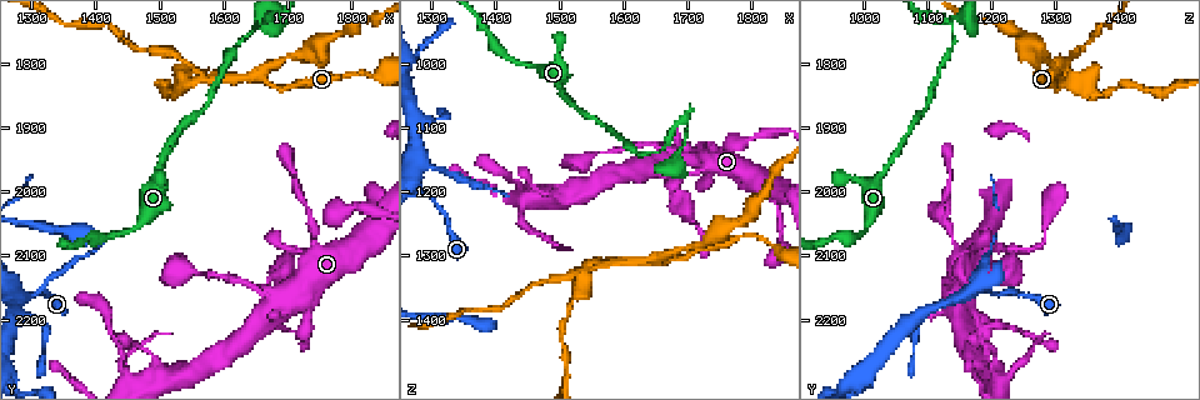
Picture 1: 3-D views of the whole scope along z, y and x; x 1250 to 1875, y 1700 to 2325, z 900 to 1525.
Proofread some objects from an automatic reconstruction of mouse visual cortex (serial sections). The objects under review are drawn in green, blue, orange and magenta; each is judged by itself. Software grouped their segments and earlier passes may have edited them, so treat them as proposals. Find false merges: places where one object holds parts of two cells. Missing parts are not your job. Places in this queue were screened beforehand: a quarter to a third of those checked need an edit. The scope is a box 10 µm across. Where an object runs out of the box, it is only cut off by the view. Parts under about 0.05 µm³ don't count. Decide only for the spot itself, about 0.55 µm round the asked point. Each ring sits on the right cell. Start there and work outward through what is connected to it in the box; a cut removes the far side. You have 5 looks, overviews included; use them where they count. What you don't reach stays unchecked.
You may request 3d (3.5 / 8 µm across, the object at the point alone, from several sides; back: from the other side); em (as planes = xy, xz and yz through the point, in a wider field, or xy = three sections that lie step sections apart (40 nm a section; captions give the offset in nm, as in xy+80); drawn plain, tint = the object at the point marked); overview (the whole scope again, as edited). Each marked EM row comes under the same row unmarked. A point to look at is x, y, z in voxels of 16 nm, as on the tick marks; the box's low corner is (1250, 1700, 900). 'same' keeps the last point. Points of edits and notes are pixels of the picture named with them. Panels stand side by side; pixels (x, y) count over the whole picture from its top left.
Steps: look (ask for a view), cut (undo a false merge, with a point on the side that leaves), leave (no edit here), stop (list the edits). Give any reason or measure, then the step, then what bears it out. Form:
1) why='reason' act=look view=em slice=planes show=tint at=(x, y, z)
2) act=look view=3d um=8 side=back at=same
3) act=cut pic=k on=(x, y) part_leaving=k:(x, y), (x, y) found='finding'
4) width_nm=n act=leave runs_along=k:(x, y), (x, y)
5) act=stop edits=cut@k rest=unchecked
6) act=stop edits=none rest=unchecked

why='sudden change in width' act=look view=3d um=3.5 side=back at=(1650, 1745, 1140)

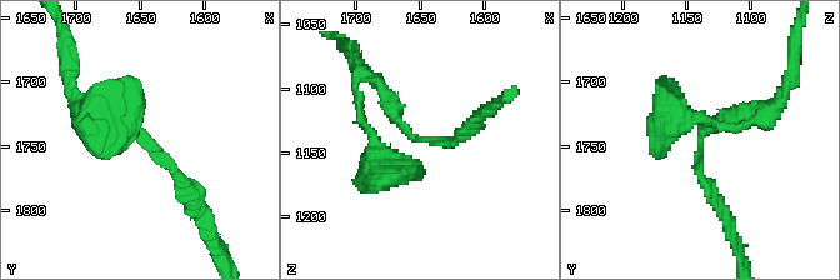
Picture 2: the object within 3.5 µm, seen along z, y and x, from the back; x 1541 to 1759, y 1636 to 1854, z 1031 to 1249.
arm_widths_nm=200,200 why='now the EM' act=look view=em slice=xy step=3 show=tint at=(1652, 1746, 1140)

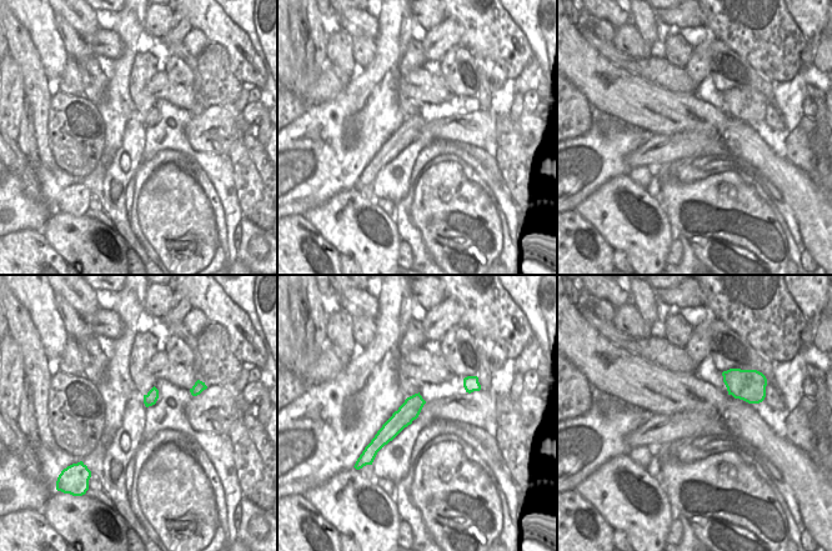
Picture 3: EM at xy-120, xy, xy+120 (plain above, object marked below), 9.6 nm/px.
act=leave runs_along=3:(417, 397), (410, 410), (374, 446) found='continuous, no second cell'

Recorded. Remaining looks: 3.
why='two arms in line, one across' act=look view=3d um=3.5 at=(1665, 1825, 1310)

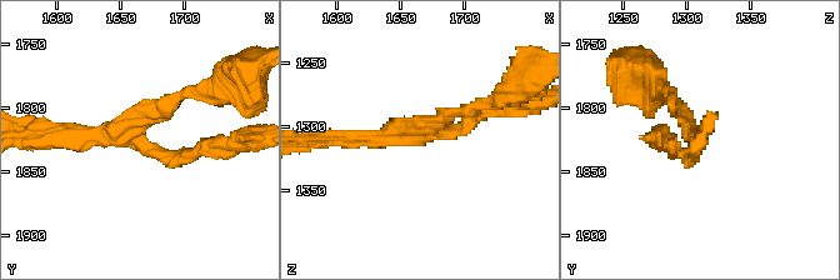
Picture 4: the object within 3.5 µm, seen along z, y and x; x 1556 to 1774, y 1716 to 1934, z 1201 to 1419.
arms=3 arm_widths_nm=150,200,200 act=look view=em slice=xy step=2 show=tint at=(1664, 1826, 1310)

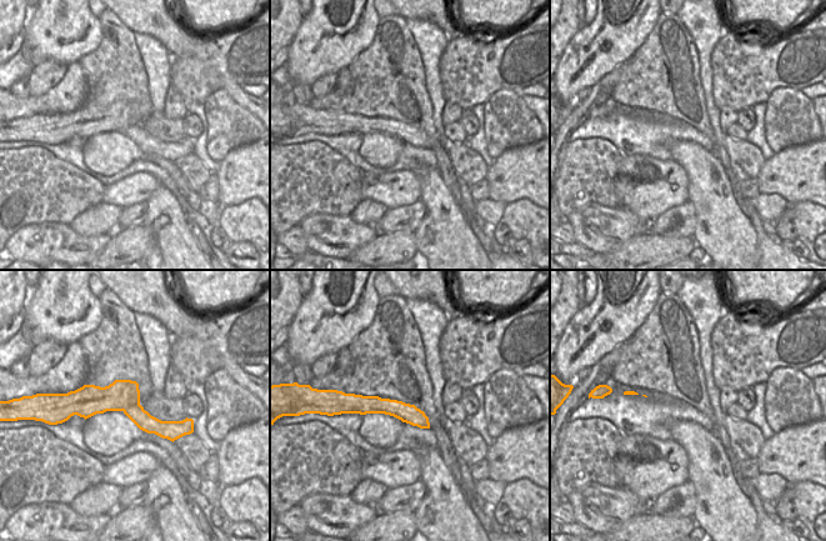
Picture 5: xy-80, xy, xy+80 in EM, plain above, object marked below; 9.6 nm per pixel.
act=cut pic=4 on=(445, 119) found='two cells meet here'

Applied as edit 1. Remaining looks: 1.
act=stop edits=cut@4 rest=unchecked

